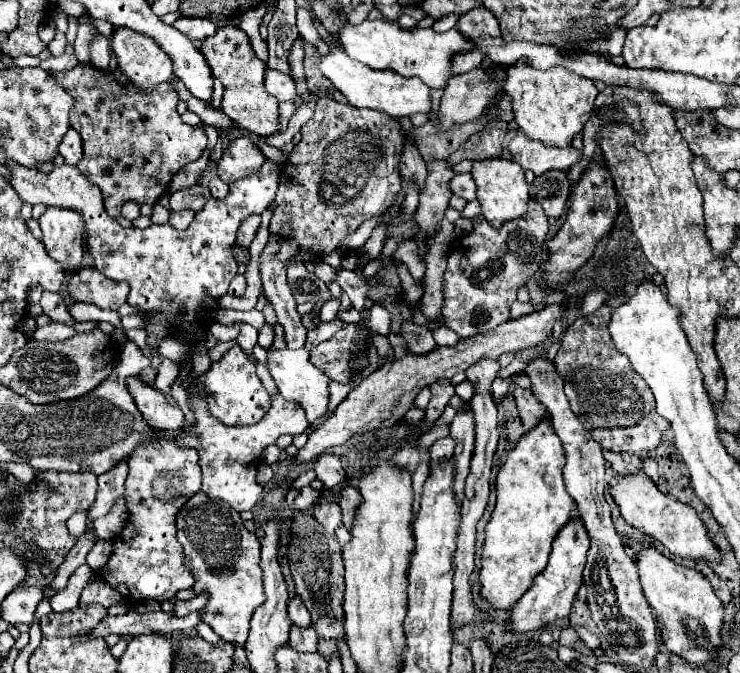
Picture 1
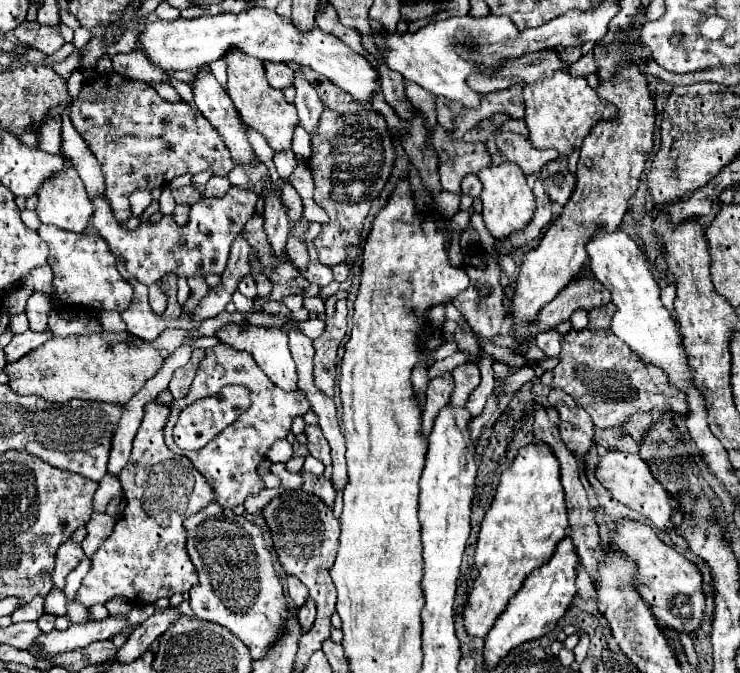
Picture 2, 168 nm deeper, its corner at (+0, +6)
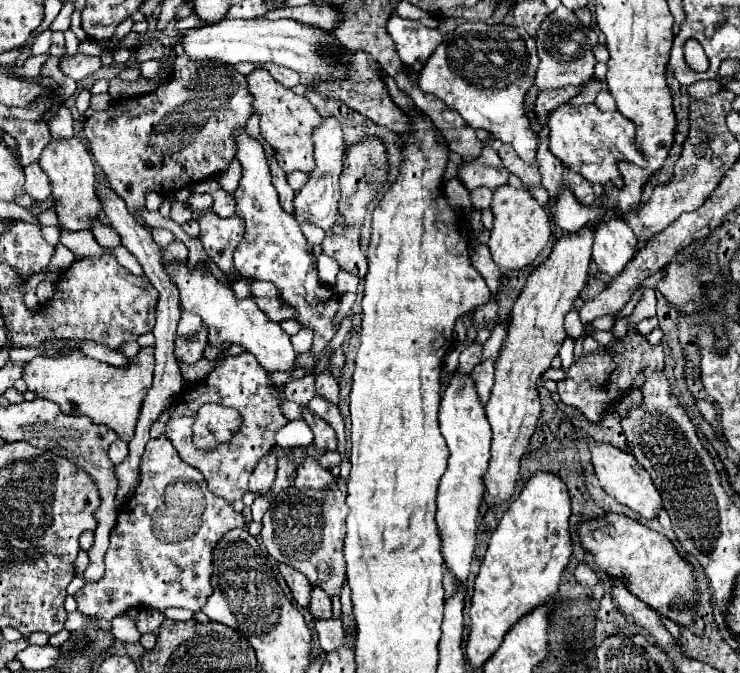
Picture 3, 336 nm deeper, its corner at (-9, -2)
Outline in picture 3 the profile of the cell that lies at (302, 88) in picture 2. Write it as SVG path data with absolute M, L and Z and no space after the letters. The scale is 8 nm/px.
M323 118L321 126L313 130L313 142L315 142L315 170L309 174L307 184L297 192L295 196L295 218L299 222L309 220L311 224L327 230L335 224L335 214L337 214L337 200L339 200L339 174L341 174L341 164L343 164L343 134L337 118Z

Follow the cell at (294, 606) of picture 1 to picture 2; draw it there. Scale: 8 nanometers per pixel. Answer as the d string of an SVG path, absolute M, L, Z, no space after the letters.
M292 574L286 576L286 586L288 586L288 594L290 594L292 602L296 606L304 604L304 600L308 598L308 588L300 580L296 580L296 576L292 576Z

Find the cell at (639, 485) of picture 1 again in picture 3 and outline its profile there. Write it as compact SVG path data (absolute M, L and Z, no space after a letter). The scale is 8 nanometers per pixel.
M591 442L591 462L595 466L595 474L599 478L601 488L613 496L617 502L629 506L633 512L637 512L639 516L653 520L659 516L659 510L663 510L663 500L657 492L657 488L653 486L653 480L649 476L649 472L645 472L645 468L641 468L641 464L637 464L635 456L631 452L623 452L611 444L597 444Z

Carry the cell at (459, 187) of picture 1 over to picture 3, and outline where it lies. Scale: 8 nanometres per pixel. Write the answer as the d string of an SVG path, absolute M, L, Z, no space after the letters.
M477 188L477 190L473 190L473 192L471 192L473 208L477 208L477 210L485 210L485 208L489 208L489 204L491 204L491 196L493 196L493 192L491 192L489 188Z

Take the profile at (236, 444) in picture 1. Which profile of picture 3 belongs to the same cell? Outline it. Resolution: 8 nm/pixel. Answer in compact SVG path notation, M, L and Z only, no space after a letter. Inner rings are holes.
M243 352L237 356L229 356L221 364L217 364L215 370L203 380L203 384L197 390L185 394L185 398L175 408L171 408L169 412L171 420L167 424L165 436L173 442L181 460L191 464L205 476L209 490L215 496L221 496L229 504L233 504L235 500L241 500L249 490L247 488L249 476L259 464L259 460L267 456L269 450L275 448L275 432L289 422L281 412L283 404L285 404L285 386L273 386L265 368L261 368L261 364L257 364L257 360L253 360L249 352ZM207 402L217 402L223 406L237 408L243 414L243 426L239 428L237 438L231 438L227 444L221 444L211 452L199 452L191 444L192 425L197 408Z

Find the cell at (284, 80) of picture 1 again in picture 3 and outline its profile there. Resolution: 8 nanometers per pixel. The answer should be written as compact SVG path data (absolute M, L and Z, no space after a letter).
M263 64L263 66L269 70L269 74L271 74L281 86L285 86L285 88L293 88L293 86L299 84L299 74L297 74L297 72L289 70L289 68L275 66L275 64Z

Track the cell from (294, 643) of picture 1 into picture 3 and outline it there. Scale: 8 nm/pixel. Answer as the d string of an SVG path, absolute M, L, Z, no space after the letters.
M313 586L313 592L311 592L309 612L311 612L313 620L329 620L331 618L331 598L317 586Z

